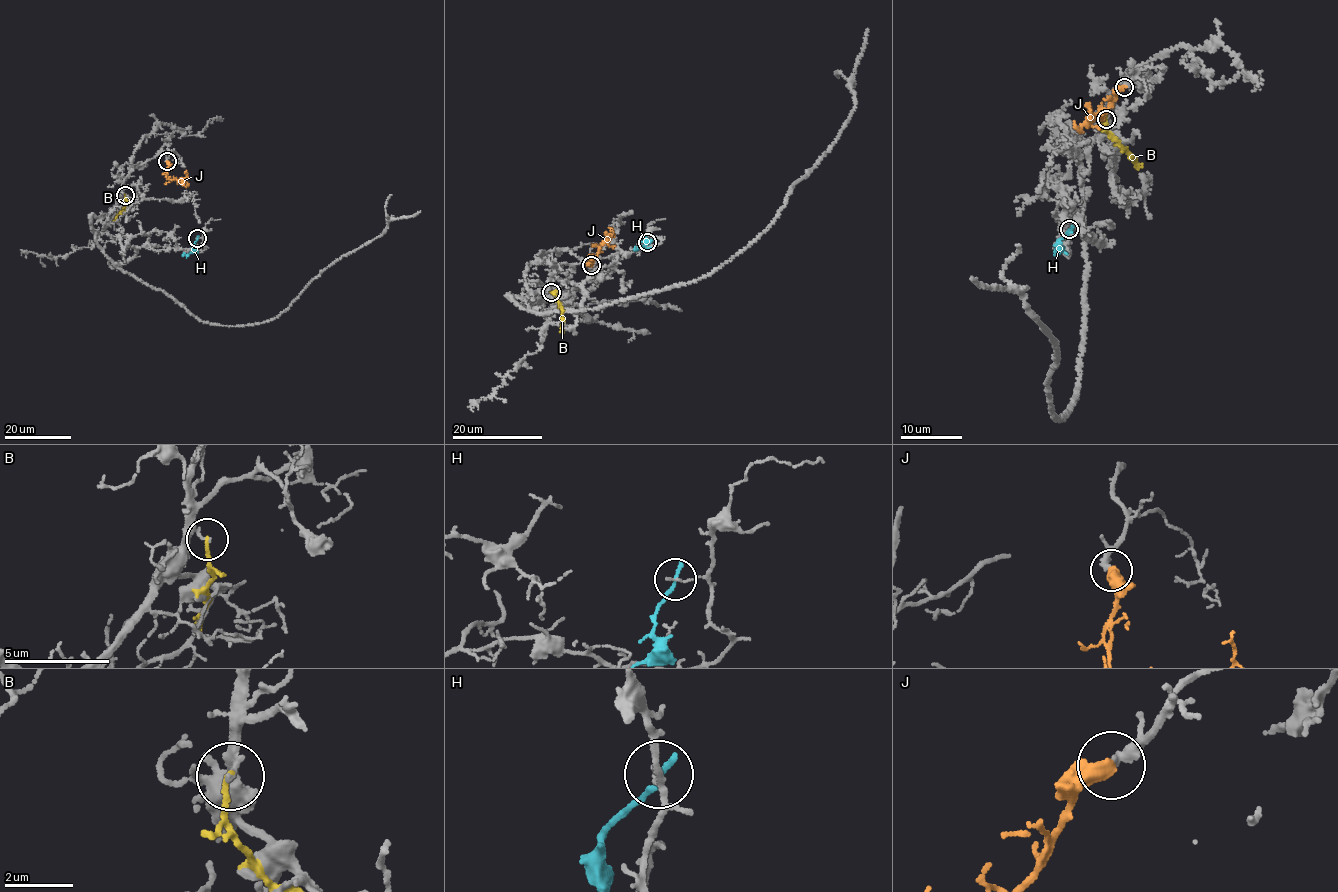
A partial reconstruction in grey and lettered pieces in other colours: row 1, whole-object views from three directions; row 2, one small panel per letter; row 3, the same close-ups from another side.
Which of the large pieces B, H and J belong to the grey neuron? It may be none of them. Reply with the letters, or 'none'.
J

